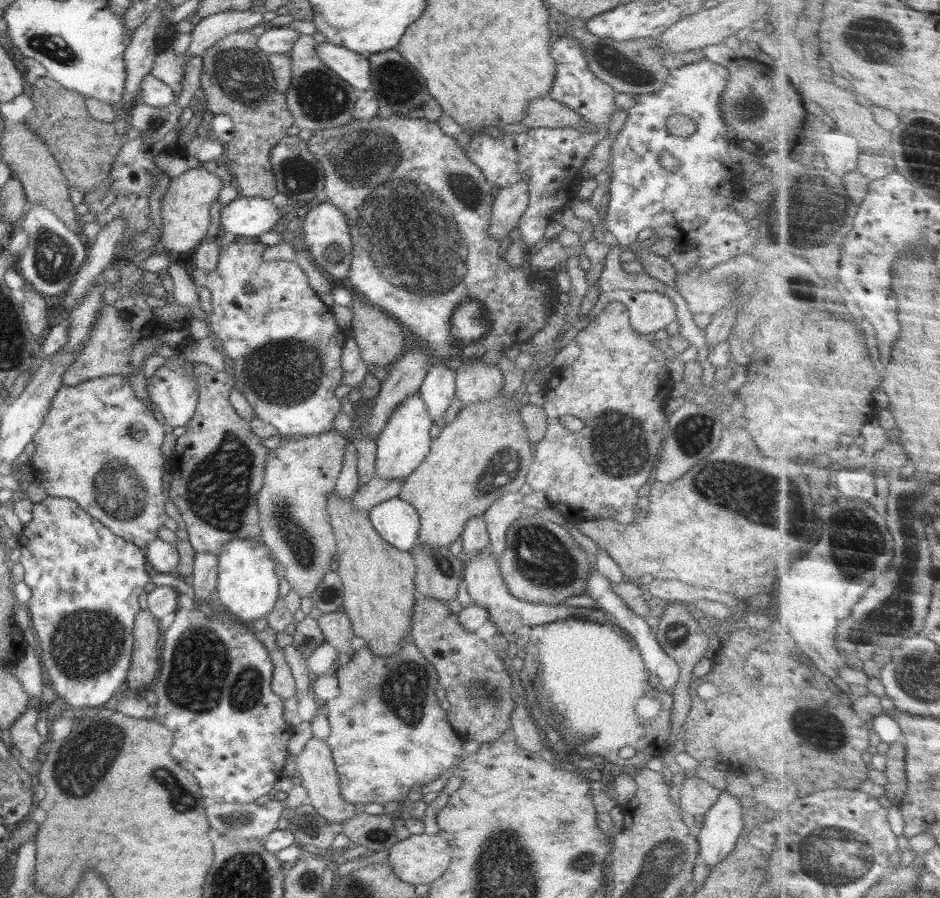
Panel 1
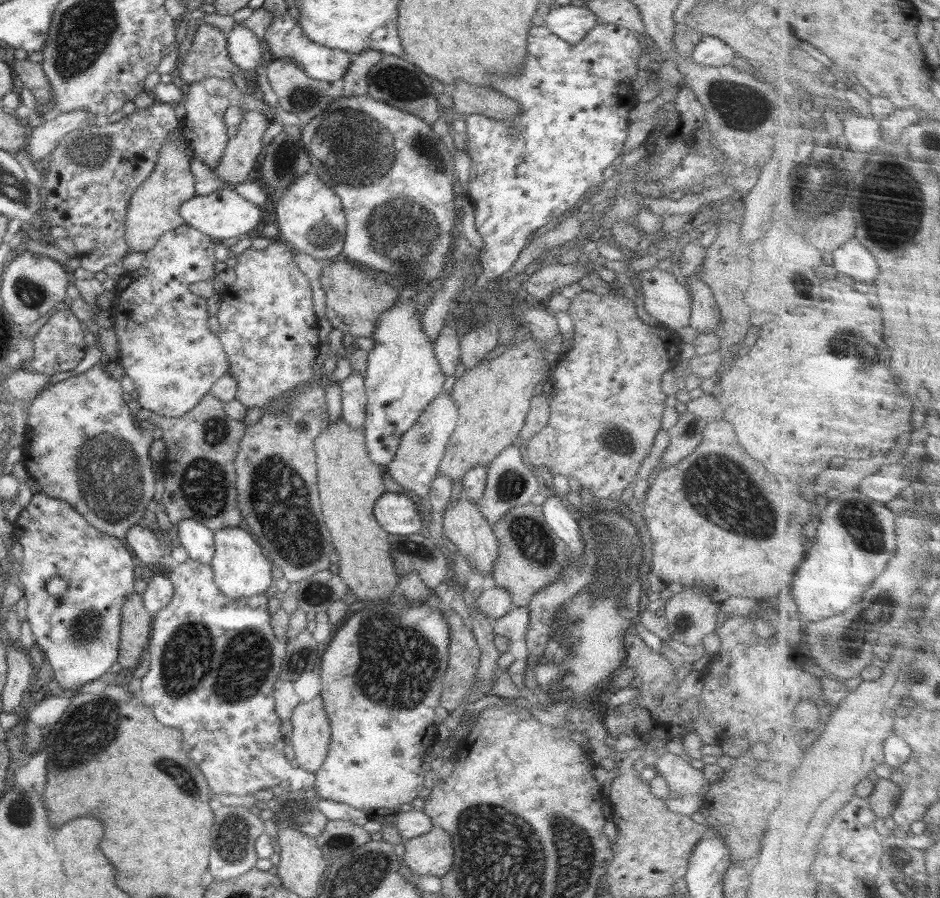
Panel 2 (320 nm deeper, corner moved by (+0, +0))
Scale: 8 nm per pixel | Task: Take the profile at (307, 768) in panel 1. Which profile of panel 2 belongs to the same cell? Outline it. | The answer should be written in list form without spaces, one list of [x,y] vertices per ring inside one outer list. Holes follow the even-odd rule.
[[[320,694],[310,702],[300,701],[290,721],[293,731],[288,741],[293,746],[295,765],[306,772],[318,772],[331,737],[331,726]]]

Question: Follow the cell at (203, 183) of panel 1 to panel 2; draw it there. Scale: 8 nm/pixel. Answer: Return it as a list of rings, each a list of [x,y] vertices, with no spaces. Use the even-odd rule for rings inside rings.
[[[181,130],[172,132],[171,136],[175,136],[178,142],[164,144],[160,148],[160,158],[156,162],[156,168],[129,198],[124,238],[132,252],[145,253],[156,244],[164,232],[172,232],[174,228],[186,225],[182,217],[178,215],[178,207],[184,201],[195,197],[198,192],[195,187],[195,176],[190,170],[190,160],[184,152],[189,145],[182,140],[180,135]]]

